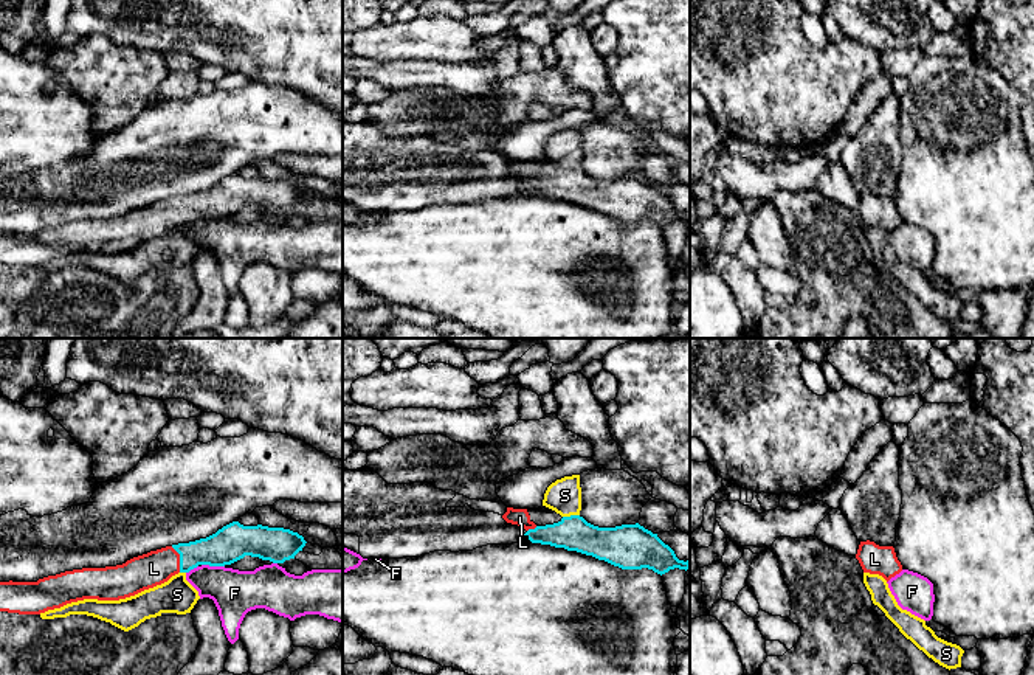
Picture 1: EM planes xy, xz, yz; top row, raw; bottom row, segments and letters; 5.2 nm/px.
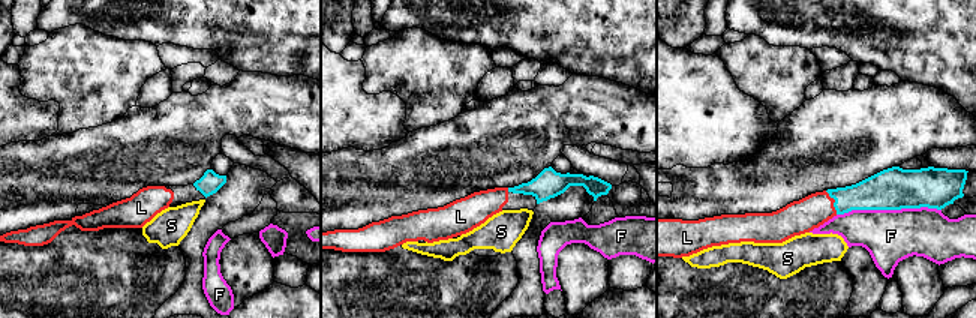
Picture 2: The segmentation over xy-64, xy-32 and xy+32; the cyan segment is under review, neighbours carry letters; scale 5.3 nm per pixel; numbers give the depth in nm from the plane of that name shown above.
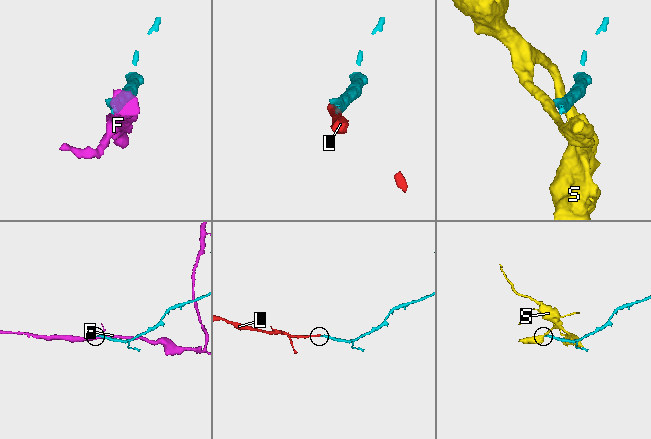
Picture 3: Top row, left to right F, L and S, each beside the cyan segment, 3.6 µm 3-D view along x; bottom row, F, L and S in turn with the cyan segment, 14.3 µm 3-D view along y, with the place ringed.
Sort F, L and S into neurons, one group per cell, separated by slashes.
F / L / S

